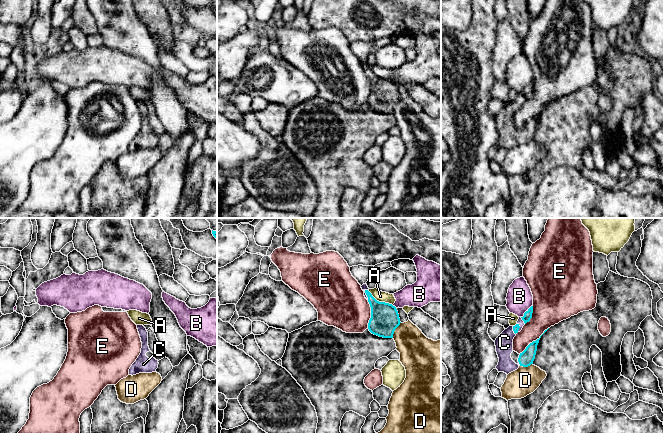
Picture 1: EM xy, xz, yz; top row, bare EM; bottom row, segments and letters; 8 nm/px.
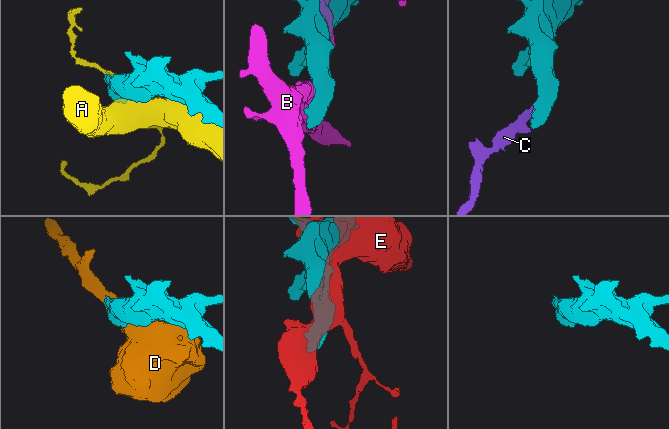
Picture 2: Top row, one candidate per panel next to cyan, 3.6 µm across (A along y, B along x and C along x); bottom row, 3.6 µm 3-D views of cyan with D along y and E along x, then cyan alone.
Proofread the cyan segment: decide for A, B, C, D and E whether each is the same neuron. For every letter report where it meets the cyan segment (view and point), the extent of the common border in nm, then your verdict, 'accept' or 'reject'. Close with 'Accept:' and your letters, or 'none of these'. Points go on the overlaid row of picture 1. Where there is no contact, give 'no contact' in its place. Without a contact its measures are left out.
A: xz (380, 302) | 240 nm | reject
B: yz (526, 311) | 130 nm | reject
C: yz (522, 319) | 70 nm | accept
D: xz (394, 330) | 140 nm | reject
E: yz (534, 341) | 320 nm | reject
Accept: C

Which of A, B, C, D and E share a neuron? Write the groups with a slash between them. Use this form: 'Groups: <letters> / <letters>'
Groups: A / B / C / D / E

